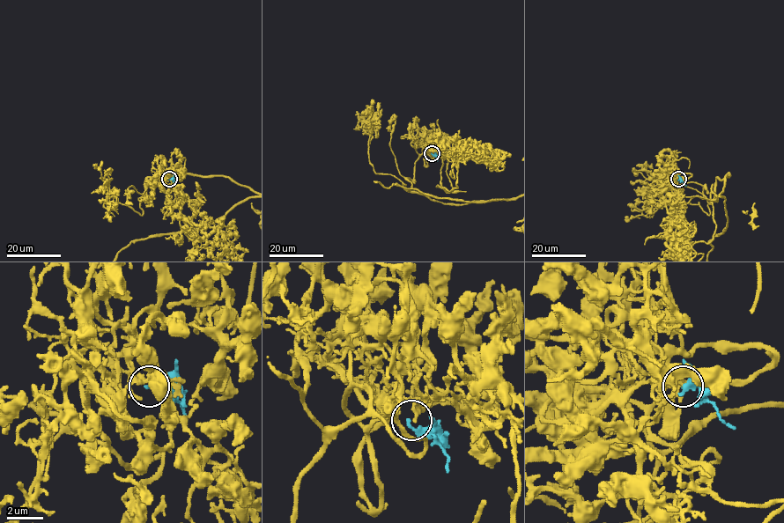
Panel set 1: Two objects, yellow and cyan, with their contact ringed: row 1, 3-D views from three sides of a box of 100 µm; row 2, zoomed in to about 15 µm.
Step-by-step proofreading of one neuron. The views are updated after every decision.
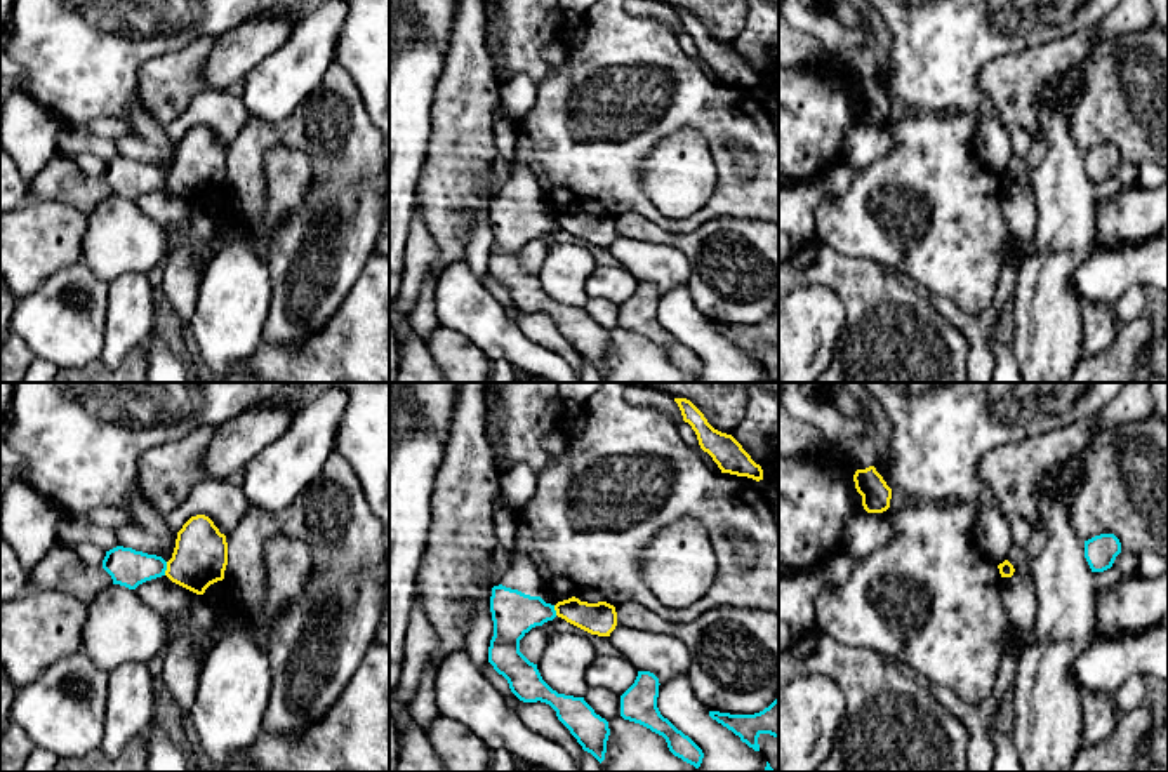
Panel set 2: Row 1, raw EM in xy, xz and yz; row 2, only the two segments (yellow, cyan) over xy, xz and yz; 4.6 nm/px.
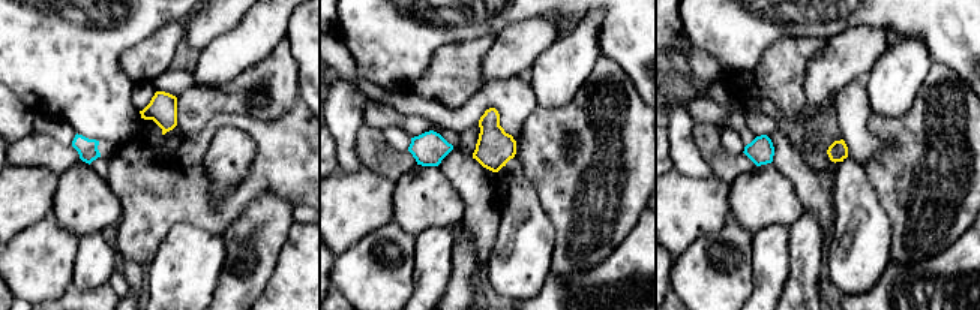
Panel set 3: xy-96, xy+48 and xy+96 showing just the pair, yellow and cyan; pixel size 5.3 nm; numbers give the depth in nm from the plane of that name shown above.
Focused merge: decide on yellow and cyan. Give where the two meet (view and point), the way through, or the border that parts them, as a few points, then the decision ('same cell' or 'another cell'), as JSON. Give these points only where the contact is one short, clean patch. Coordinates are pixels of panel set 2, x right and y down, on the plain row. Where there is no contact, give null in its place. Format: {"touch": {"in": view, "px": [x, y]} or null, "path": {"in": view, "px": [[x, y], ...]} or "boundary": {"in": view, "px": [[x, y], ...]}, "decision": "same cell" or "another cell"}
{"touch": {"in": "xy", "px": [167, 179]}, "boundary": {"in": "xy", "px": [[167, 173], [164, 185]]}, "decision": "another cell"}

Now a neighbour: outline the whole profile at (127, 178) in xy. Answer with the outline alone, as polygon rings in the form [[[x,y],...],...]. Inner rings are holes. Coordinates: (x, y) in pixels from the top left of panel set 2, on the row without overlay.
[[[116,156],[106,162],[103,179],[113,195],[136,200],[139,195],[165,186],[167,172],[162,167]]]

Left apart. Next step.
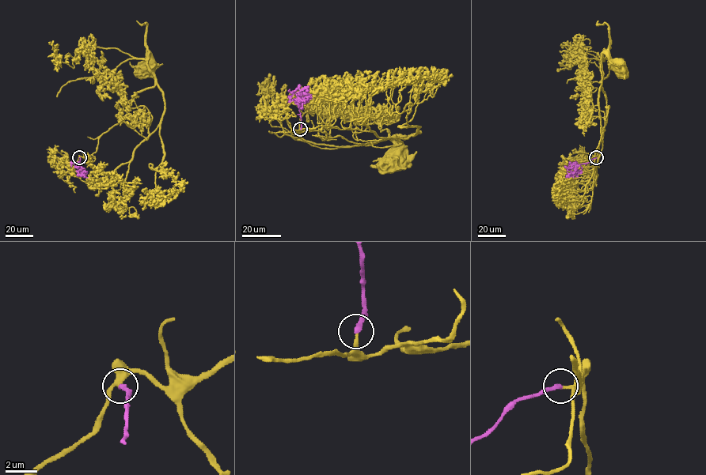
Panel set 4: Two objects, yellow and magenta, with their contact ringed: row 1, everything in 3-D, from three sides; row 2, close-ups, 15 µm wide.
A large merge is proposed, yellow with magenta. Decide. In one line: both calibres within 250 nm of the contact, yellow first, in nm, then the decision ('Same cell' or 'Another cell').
Thickness 220 nm (yellow) against 320 nm. Same cell

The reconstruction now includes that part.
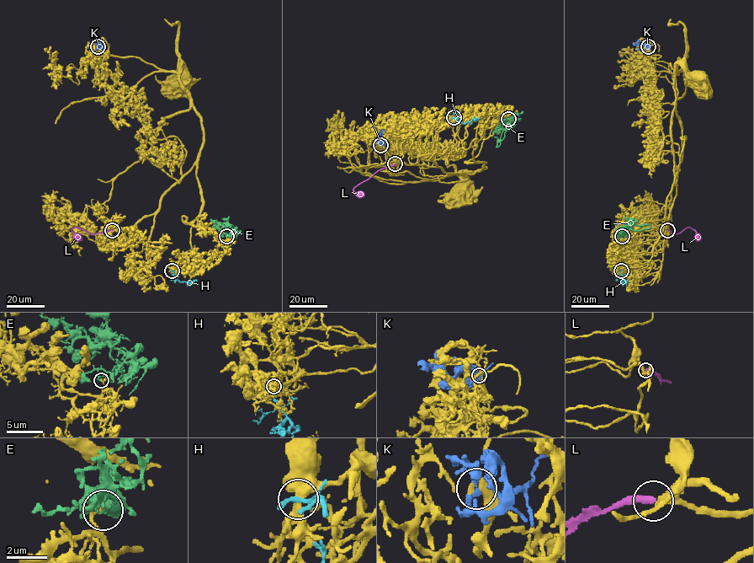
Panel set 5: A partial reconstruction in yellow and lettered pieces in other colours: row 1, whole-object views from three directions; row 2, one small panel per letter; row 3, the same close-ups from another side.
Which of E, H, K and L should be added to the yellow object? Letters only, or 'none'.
E, K

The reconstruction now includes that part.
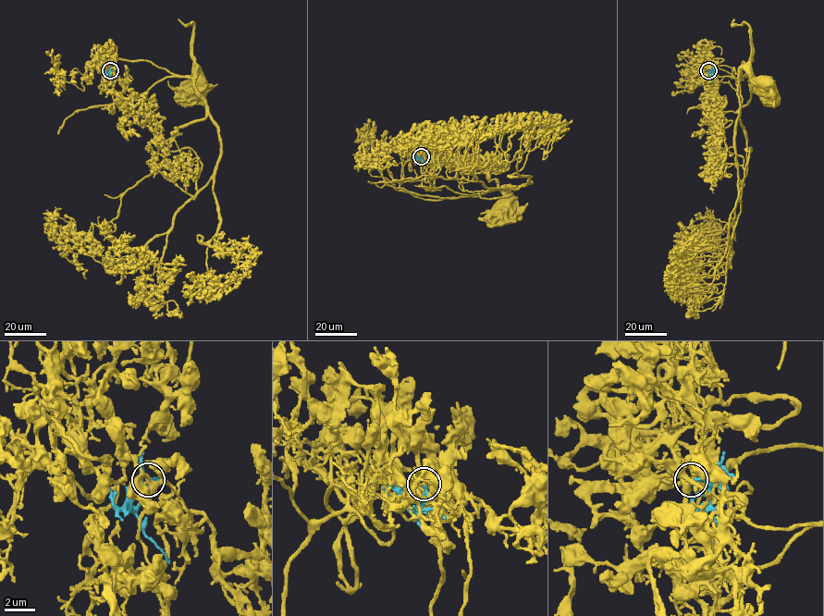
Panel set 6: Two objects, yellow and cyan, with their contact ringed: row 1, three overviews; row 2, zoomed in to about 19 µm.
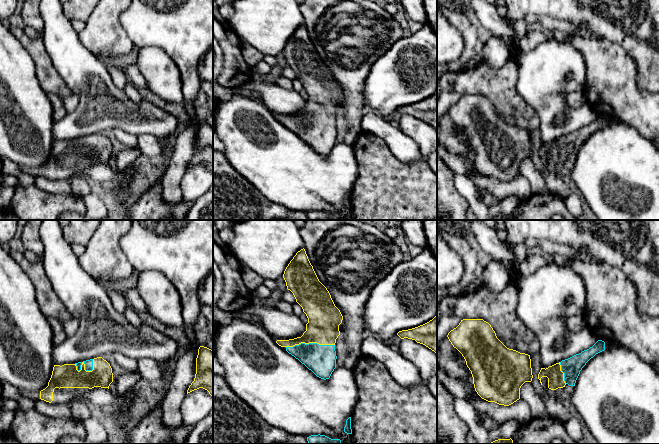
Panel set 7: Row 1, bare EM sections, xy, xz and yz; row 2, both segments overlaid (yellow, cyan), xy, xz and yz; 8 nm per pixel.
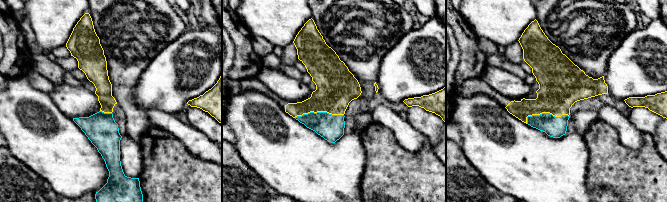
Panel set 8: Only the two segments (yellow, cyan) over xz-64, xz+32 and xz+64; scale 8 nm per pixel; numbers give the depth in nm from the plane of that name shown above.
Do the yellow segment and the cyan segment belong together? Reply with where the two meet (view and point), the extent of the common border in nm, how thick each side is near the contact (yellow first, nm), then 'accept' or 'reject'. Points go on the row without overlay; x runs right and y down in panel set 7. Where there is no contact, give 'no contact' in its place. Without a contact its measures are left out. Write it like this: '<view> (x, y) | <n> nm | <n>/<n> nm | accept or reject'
xz (310, 118) | 400 nm | 260/240 nm | accept

